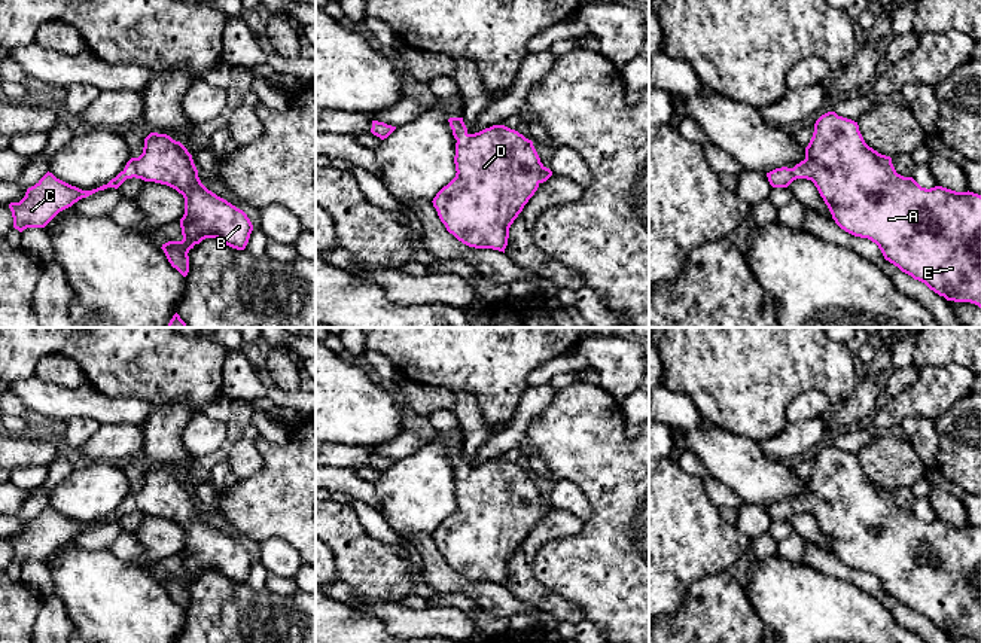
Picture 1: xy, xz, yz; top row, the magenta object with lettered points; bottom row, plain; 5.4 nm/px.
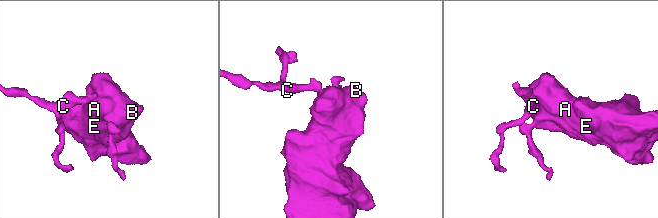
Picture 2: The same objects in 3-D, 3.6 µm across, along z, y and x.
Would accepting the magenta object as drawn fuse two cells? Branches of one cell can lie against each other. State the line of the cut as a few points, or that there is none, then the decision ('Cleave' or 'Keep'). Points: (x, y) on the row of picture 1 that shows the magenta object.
No split. Keep

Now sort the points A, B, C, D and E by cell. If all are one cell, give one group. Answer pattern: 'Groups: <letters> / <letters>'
Groups: A B C D E

